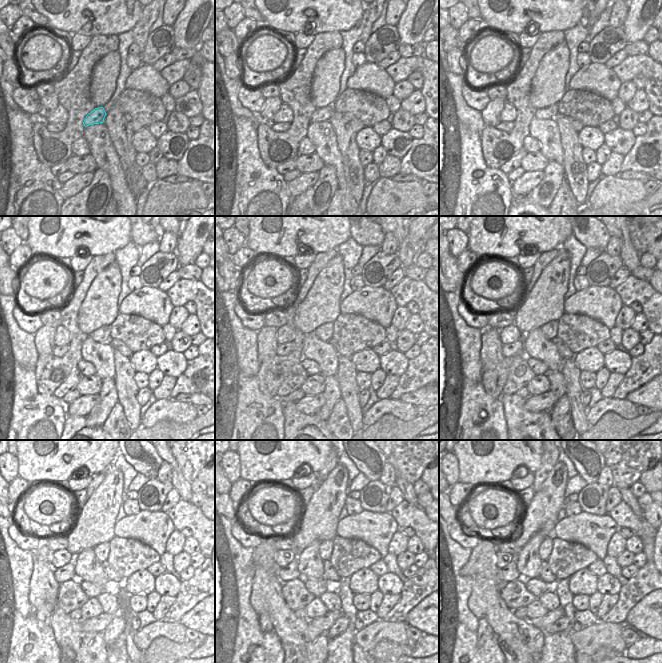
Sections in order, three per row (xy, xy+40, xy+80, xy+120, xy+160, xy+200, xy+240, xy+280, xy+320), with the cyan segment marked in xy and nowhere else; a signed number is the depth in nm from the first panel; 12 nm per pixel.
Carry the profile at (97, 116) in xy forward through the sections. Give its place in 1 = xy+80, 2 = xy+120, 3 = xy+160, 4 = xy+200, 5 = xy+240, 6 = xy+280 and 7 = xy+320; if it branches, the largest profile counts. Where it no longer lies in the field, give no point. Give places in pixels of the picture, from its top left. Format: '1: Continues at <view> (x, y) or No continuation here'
1: Continues at xy+80 (551, 112)
2: Continues at xy+120 (102, 335)
3: Continues at xy+160 (324, 332)
4: Continues at xy+200 (550, 329)
5: Continues at xy+240 (101, 551)
6: Continues at xy+280 (325, 549)
7: Continues at xy+320 (545, 549).

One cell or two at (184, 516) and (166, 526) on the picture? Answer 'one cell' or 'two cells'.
two cells

